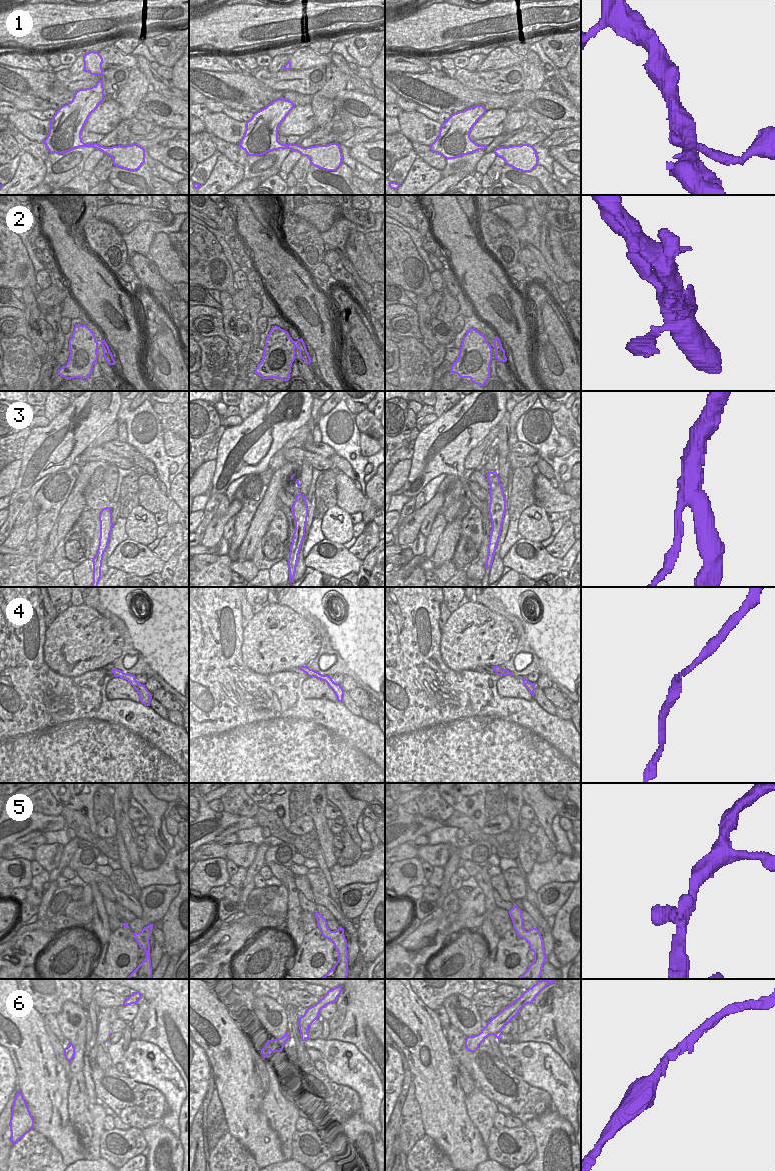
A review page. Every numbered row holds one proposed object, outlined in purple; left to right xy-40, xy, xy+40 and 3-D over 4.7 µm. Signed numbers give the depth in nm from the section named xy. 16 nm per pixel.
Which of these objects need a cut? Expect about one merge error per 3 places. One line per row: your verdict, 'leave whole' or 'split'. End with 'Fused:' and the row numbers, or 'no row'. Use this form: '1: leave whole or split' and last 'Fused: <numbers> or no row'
1: leave whole
2: leave whole
3: leave whole
4: leave whole
5: leave whole
6: leave whole
Fused: no row

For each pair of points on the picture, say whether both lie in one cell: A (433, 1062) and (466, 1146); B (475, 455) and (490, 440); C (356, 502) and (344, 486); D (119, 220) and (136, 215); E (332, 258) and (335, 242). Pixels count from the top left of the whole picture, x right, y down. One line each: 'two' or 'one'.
A: one
B: one
C: one
D: one
E: two

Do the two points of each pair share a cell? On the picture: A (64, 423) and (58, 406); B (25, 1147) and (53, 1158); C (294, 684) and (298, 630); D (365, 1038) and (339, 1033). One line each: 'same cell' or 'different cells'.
A: different cells
B: same cell
C: different cells
D: same cell

